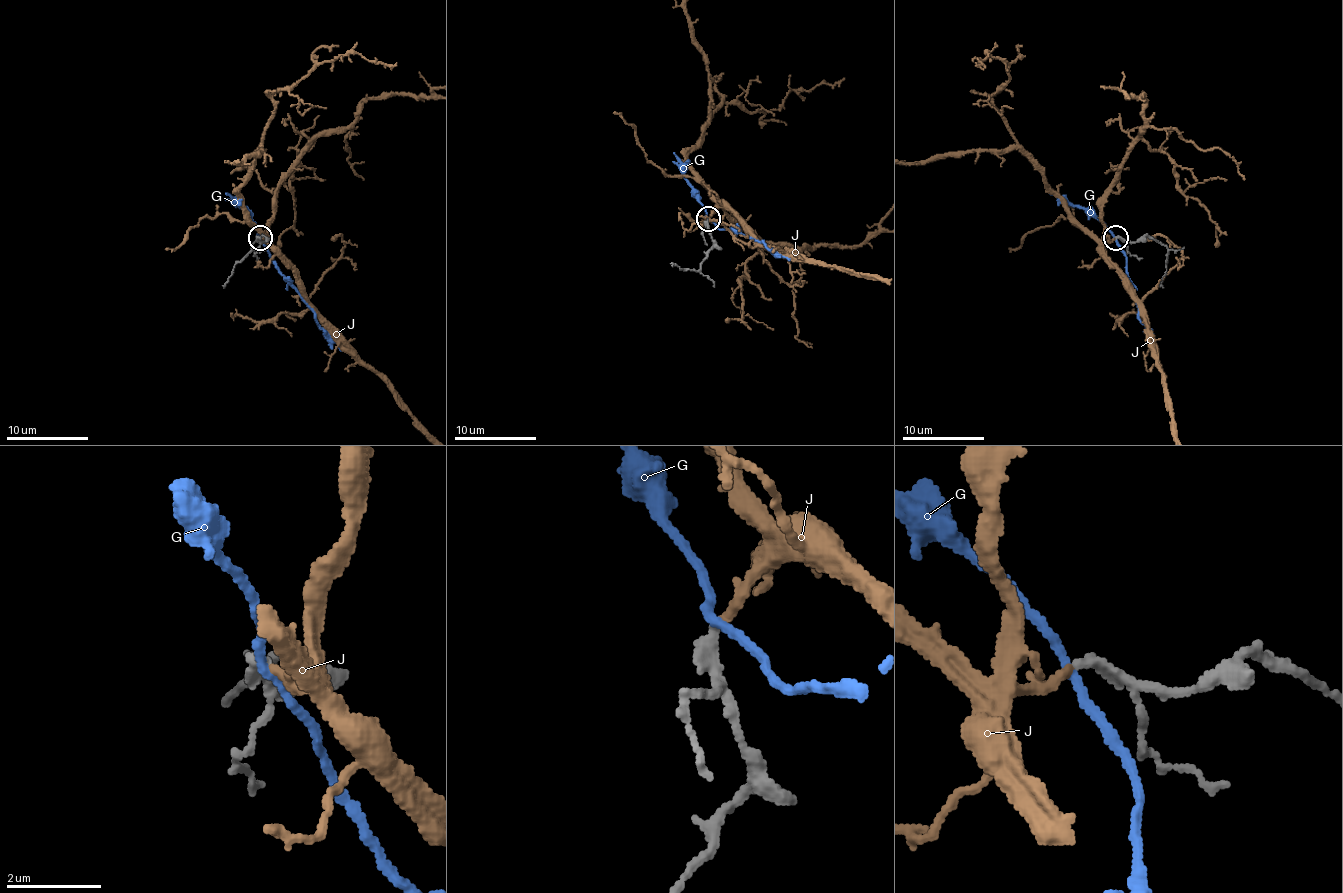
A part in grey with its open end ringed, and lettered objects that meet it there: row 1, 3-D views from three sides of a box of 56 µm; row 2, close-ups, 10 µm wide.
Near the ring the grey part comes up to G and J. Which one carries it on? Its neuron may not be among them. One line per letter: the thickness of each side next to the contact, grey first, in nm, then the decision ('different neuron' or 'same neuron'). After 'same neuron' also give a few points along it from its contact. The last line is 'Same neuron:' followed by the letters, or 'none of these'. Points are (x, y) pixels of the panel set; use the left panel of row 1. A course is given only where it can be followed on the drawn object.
G: 260/180 nm | different neuron
J: 260/140 nm | same neuron
Same neuron: J

